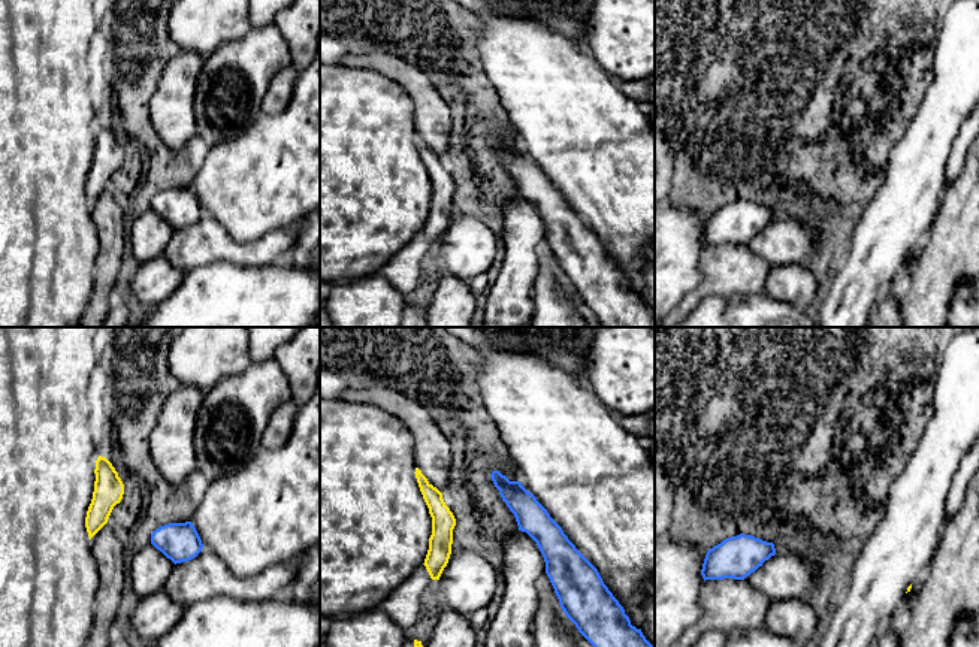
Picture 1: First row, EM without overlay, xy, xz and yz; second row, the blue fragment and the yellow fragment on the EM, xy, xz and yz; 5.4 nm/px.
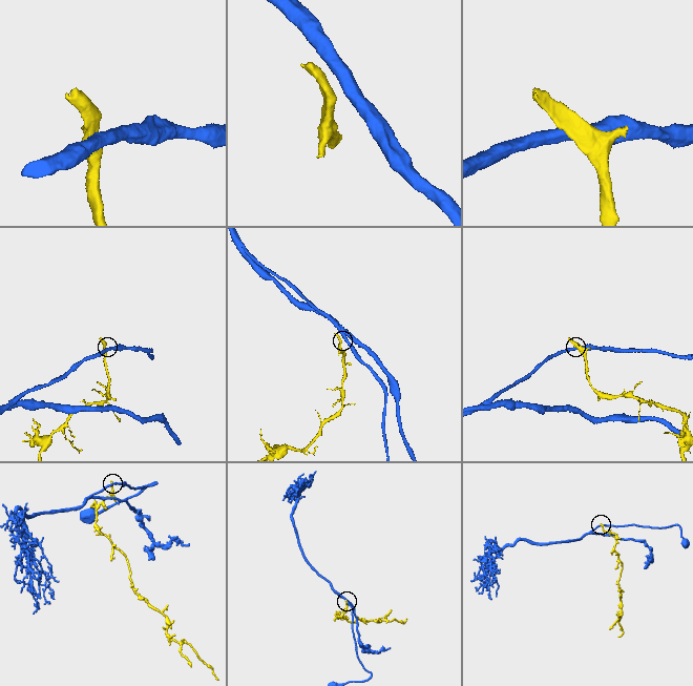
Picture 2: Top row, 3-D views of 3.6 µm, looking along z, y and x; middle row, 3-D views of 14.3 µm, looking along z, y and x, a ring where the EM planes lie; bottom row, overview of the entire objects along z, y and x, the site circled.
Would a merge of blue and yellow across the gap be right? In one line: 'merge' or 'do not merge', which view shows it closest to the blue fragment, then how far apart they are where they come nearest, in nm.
do not merge | xy | 240 nm

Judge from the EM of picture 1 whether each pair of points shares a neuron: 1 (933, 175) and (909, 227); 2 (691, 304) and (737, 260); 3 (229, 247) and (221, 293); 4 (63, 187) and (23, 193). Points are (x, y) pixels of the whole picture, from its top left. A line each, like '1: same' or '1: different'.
1: same
2: same
3: different
4: same

